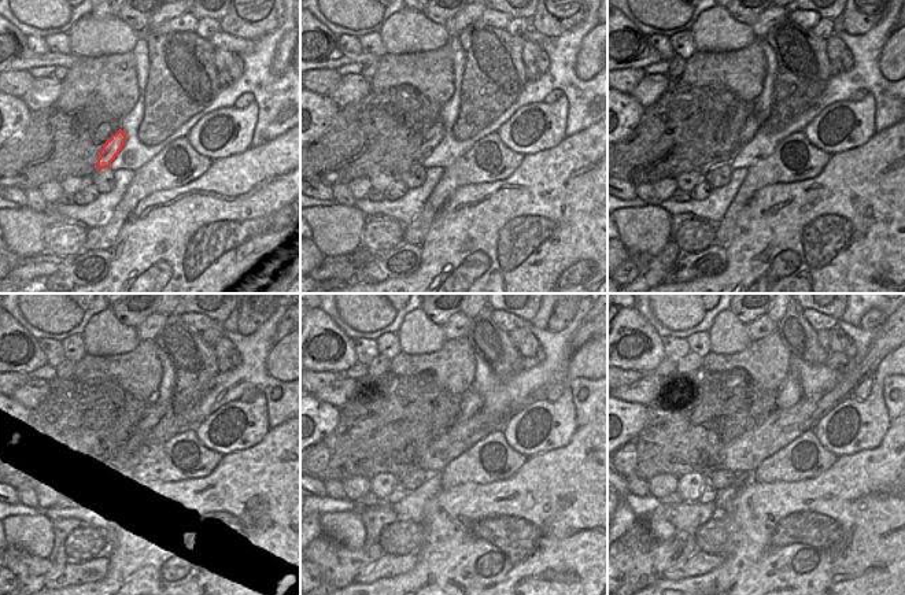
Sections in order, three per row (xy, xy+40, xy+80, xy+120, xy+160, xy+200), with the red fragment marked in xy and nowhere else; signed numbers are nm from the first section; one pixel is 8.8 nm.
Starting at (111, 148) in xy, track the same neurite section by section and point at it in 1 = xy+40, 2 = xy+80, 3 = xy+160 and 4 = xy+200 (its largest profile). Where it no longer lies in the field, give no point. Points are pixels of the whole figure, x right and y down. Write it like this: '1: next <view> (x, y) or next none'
1: next xy+40 (435, 135)
2: next xy+80 (750, 128)
3: next xy+160 (472, 402)
4: next xy+200 (790, 391)

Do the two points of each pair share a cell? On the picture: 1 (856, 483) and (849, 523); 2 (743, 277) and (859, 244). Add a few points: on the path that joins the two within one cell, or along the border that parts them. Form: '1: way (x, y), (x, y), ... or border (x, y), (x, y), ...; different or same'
1: way (854, 492), (848, 499), (849, 513); same
2: way (768, 241), (785, 241), (823, 211), (841, 213); same

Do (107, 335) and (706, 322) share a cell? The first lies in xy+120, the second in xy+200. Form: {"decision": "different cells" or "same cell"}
{"decision": "different cells"}

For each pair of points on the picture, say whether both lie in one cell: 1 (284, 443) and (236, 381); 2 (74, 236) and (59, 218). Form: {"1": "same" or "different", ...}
{"1": "different", "2": "different"}

